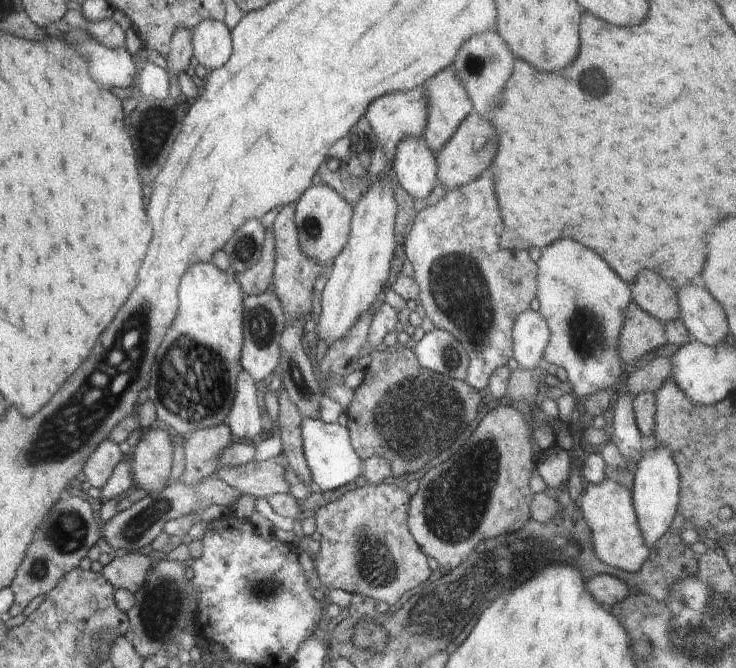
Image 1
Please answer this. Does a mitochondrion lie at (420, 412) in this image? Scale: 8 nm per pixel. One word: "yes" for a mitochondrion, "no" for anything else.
yes

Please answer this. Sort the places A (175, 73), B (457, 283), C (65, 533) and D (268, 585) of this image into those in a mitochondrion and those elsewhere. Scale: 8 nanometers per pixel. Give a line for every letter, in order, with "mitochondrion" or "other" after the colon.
A: other
B: mitochondrion
C: mitochondrion
D: mitochondrion

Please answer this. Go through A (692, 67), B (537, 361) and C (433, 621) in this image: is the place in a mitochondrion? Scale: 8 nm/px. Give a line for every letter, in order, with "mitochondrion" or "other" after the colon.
A: other
B: other
C: mitochondrion

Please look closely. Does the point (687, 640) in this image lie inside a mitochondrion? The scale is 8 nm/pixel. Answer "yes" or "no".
yes

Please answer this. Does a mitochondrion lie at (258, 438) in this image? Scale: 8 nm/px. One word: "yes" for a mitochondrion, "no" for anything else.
no

